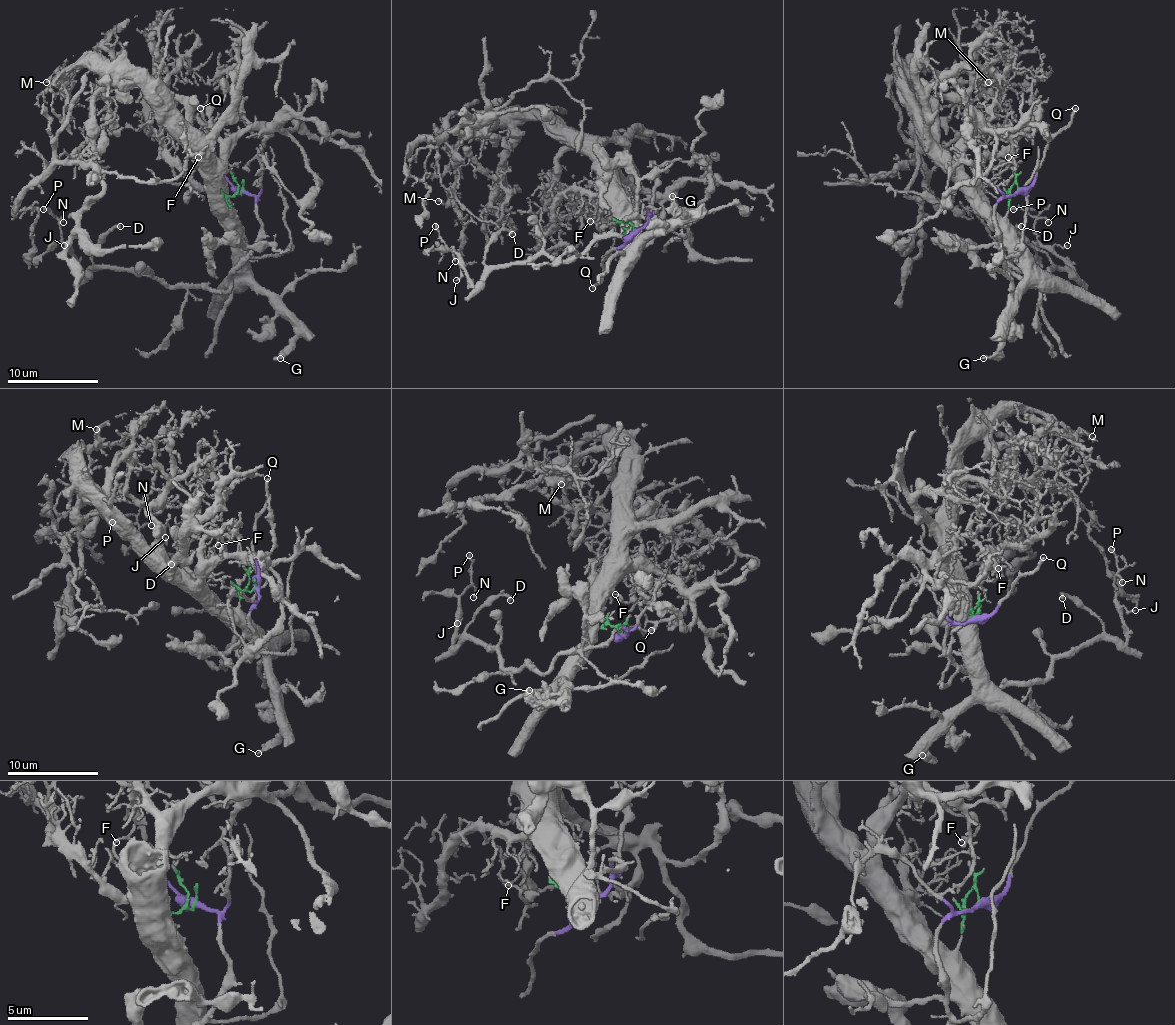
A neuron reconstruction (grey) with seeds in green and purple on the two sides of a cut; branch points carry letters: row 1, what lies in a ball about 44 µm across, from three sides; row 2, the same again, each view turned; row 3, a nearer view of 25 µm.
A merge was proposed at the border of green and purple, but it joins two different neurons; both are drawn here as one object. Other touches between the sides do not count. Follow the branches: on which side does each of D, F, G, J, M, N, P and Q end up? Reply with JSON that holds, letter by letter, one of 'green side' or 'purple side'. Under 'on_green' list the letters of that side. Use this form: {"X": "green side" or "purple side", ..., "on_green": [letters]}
{"D": "purple side", "F": "green side", "G": "green side", "J": "purple side", "M": "green side", "N": "purple side", "P": "purple side", "Q": "purple side", "on_green": ["F", "G", "M"]}

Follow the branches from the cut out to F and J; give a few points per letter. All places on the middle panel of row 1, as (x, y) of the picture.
F: (635, 230), (628, 223), (619, 223), (615, 175), (603, 189), (601, 227), (599, 230), (589, 221)
J: (635, 232), (653, 209), (567, 259), (510, 261), (476, 287), (462, 266), (455, 280)

